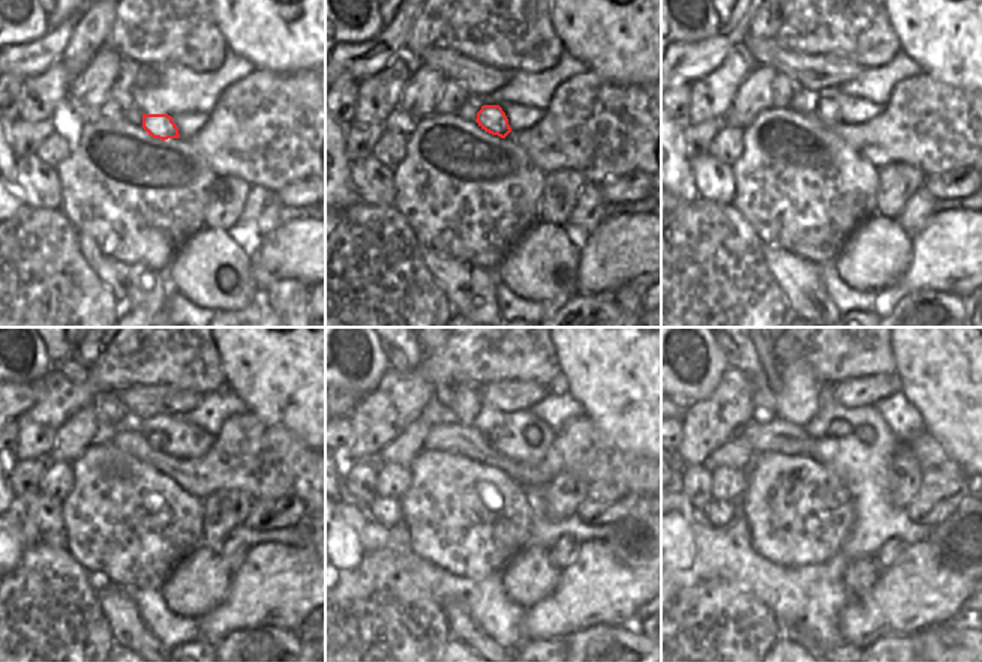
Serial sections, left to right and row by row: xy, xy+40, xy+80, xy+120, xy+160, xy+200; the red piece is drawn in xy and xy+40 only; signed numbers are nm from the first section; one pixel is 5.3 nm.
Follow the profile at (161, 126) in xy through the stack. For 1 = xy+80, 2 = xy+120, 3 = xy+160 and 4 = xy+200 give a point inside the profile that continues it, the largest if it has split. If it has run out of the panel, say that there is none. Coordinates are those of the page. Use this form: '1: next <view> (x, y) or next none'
1: next xy+80 (826, 111)
2: next xy+120 (158, 440)
3: next xy+160 (498, 433)
4: next xy+200 (838, 428)

